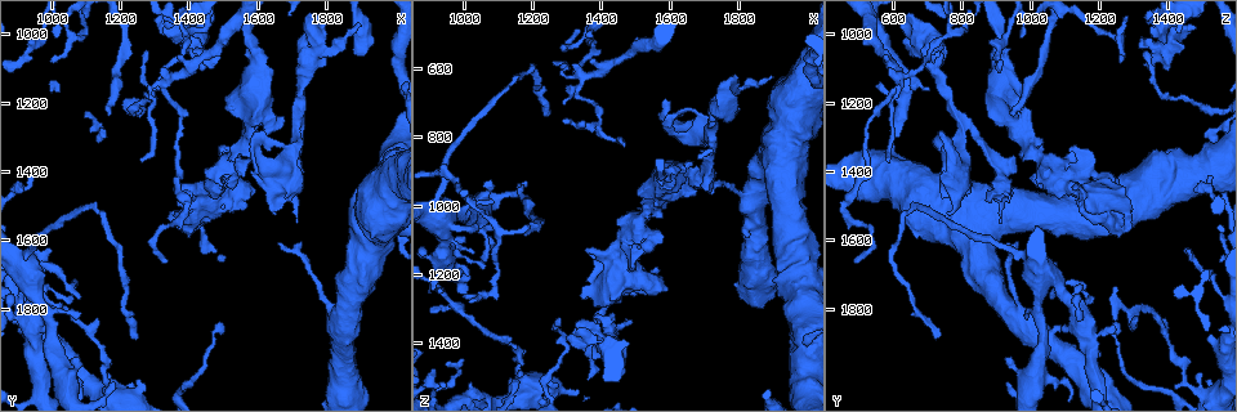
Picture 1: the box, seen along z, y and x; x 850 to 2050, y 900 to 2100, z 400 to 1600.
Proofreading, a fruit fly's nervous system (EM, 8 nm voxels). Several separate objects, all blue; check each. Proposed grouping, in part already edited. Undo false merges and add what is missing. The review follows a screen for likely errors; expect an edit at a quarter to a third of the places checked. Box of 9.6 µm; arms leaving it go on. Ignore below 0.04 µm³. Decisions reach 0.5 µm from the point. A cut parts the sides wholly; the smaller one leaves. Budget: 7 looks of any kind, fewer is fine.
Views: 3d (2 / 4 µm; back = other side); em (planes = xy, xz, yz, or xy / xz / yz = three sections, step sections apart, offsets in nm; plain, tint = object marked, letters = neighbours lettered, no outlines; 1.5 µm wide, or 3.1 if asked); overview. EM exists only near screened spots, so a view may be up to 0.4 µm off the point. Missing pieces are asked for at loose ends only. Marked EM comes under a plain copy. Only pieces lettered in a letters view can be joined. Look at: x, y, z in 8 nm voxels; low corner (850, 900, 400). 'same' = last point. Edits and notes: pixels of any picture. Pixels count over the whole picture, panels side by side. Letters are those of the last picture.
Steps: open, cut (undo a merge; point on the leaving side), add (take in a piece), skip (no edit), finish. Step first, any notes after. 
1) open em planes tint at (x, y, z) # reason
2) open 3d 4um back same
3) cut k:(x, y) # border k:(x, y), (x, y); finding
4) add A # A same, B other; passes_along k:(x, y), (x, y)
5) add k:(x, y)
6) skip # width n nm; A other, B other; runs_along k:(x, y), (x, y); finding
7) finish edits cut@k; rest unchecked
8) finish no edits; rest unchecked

open em planes letters at (1010, 1080, 1250) # an open end

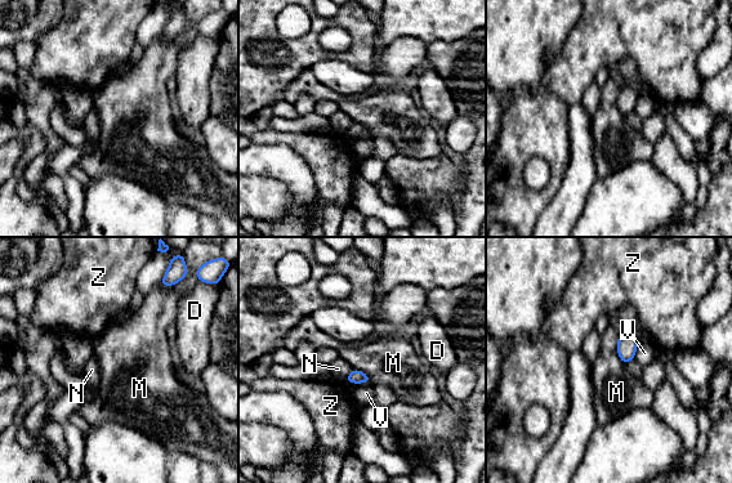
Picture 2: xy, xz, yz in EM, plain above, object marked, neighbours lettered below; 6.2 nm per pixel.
skip # width 90 nm; D other, M other, N other, V other, Z other; border 2:(617, 336), (616, 353), (625, 365); no lettered piece goes on from it

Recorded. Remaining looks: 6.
open em yz step 4 tint at (1390, 1000, 760) # sharp bend

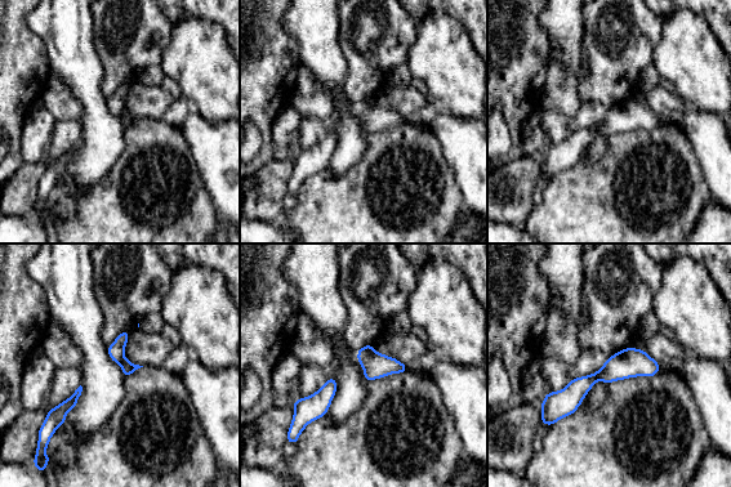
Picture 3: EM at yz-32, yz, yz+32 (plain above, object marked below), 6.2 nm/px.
open em planes letters same

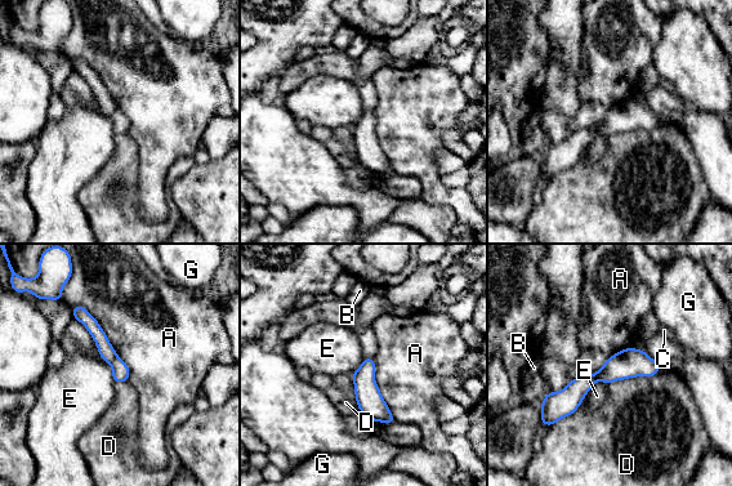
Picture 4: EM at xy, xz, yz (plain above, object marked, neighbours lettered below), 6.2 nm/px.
cut 4:(107, 352) # longest_contact A 600 nm; A other, B other, C other, D other, E other, G other; part_leaving 4:(76, 310), (98, 334), (108, 359); a second cell is stuck on

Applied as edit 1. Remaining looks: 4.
open 3d 4um at (1390, 1570, 1280) # stops while still wide

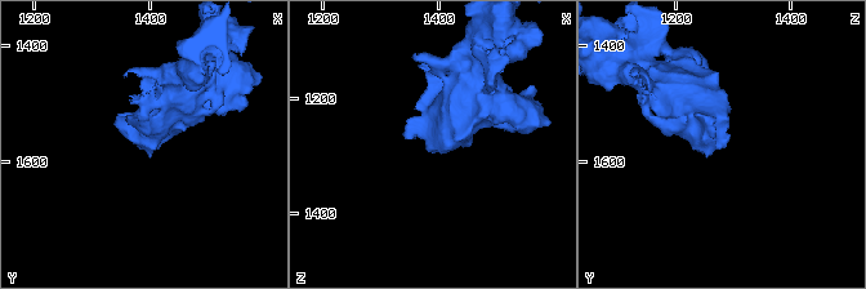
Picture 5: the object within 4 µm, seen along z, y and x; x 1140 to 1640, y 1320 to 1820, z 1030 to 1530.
open em xz step 4 letters at (1385, 1565, 1280) # shape alone is not enough

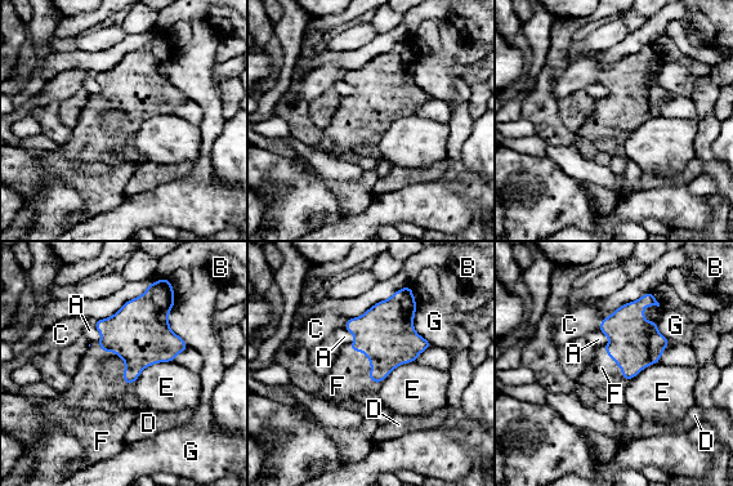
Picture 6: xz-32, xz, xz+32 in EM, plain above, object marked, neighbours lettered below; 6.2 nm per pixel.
open em planes letters same # another direction

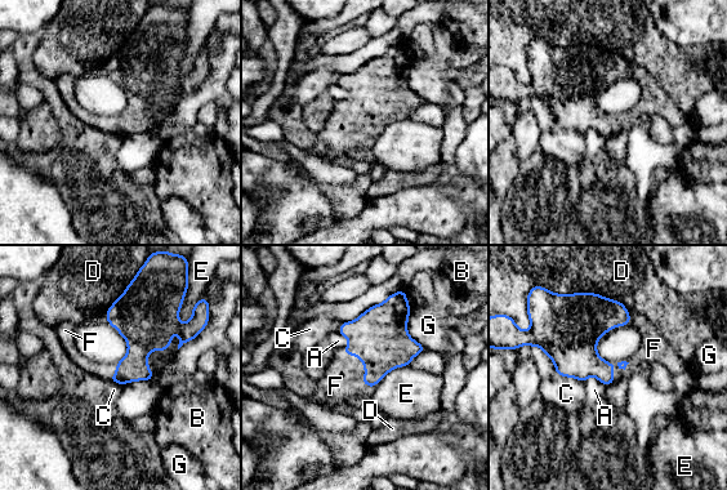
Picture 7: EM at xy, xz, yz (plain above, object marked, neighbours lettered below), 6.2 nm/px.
add F # longest_contact D 420 nm; A other, B other, C other, D other, E other, F same, G other; passes_along 7:(379, 338), (358, 359), (335, 386); it goes on there

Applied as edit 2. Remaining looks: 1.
finish edits cut@4, add@7; rest unchecked

